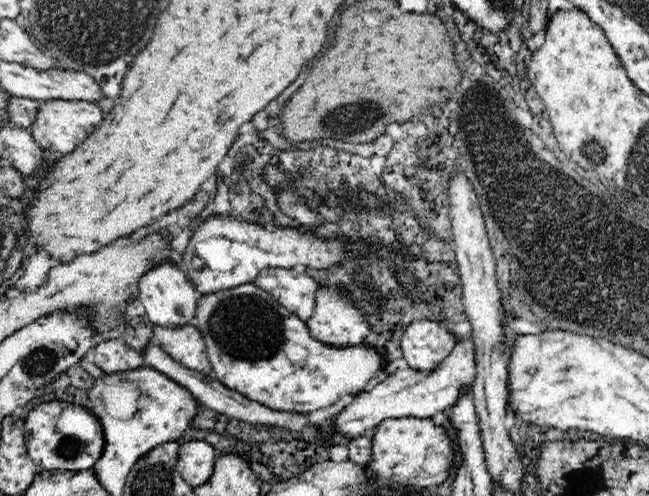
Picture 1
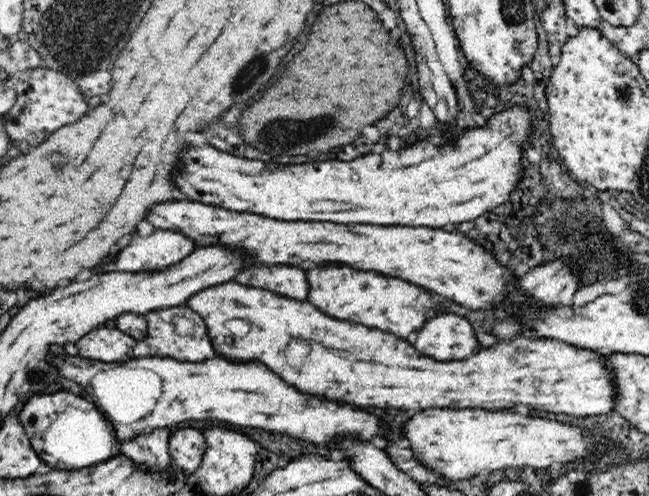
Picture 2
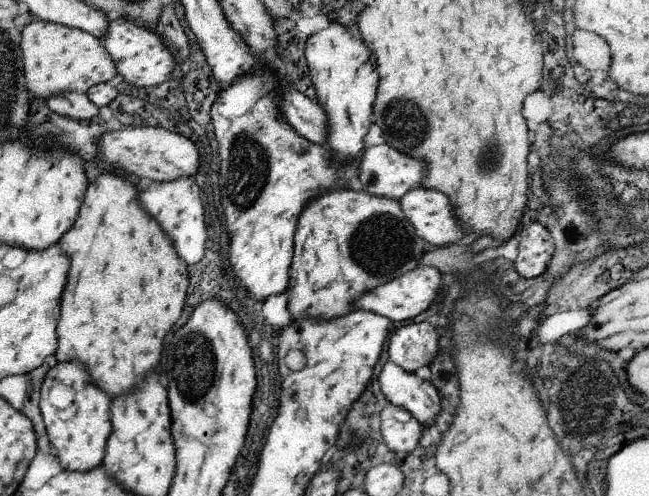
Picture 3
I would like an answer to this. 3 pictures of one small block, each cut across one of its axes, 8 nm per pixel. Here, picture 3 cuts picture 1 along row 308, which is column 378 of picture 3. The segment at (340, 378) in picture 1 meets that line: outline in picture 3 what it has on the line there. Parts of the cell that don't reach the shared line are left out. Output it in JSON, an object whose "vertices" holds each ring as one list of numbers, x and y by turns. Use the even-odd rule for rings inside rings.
{"vertices":[[341,190,341,192,327,192,309,206,305,206,295,232,295,250,293,250,293,264,291,264,291,278,289,290,285,290,287,296,287,310,291,316,291,322,301,318,321,318,321,320,337,320,351,312,355,312,357,300,383,286,389,284,403,274,409,274,417,270,421,260,425,258,425,252,429,252,431,246,425,242,405,212,401,210,401,204,397,200,379,198,367,192,353,192,353,190]]}

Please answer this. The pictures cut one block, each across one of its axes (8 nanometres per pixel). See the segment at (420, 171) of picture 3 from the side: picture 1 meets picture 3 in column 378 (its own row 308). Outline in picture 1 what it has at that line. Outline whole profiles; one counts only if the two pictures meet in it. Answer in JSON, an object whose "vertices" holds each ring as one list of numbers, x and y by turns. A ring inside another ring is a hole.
{"vertices":[[172,260,156,264,138,280,138,300,142,302,142,306,146,306,146,316,154,326,184,326,192,322,198,308,198,296,200,294,196,294,196,286]]}

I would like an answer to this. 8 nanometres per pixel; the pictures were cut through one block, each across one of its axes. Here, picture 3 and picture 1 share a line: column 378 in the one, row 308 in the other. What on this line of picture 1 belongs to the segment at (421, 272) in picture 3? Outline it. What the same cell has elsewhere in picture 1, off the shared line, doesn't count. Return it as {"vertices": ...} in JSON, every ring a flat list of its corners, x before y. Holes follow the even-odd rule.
{"vertices":[[266,268,258,274,254,284,266,290,284,308,288,308,302,320,308,322,314,314,316,292,320,284,316,284,306,272,294,268]]}

